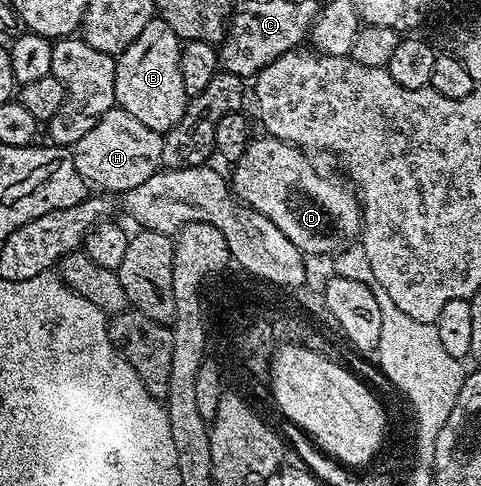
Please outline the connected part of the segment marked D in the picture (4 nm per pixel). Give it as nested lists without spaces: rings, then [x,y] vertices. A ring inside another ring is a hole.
[[[260,137],[250,141],[243,156],[232,167],[231,190],[237,201],[263,212],[263,216],[267,216],[279,228],[279,232],[283,232],[283,236],[287,236],[287,240],[291,240],[291,244],[295,244],[306,256],[333,256],[346,246],[356,243],[361,232],[361,204],[357,201],[356,193],[344,181],[332,182],[324,178],[309,163],[310,155],[306,151],[292,146],[290,142],[281,142],[278,138]]]

